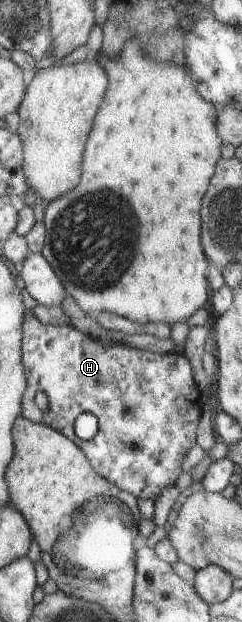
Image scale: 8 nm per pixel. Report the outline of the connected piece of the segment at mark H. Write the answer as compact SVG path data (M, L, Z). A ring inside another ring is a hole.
M26 310L22 354L28 380L22 410L25 418L62 431L87 456L95 474L136 498L154 502L154 498L158 498L164 489L175 484L182 472L181 463L186 450L190 450L196 443L200 418L201 392L198 392L192 380L192 370L184 356L174 351L159 354L125 345L106 346L98 342L98 339L82 334L70 324L42 324L33 310ZM38 392L46 396L46 412L36 406L34 398ZM80 413L90 413L98 421L98 430L90 440L80 440L73 432L76 414Z

